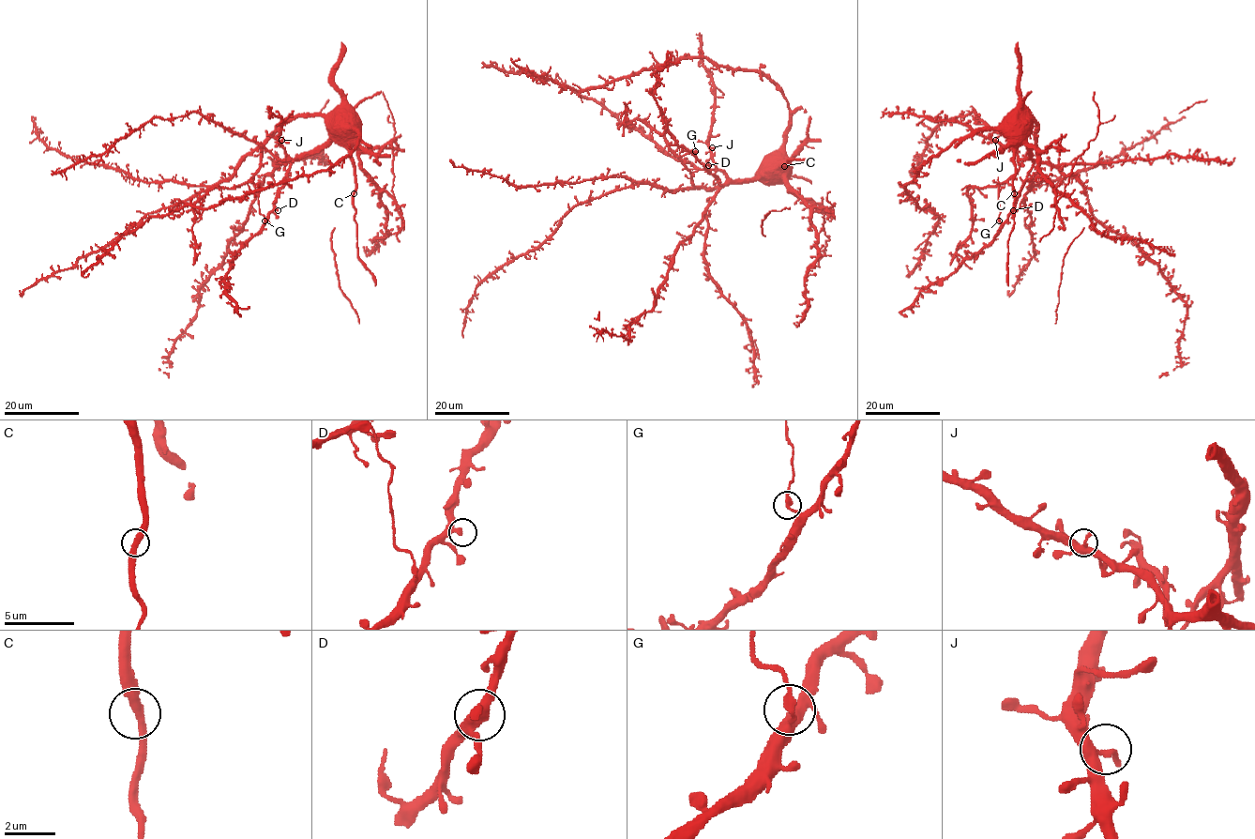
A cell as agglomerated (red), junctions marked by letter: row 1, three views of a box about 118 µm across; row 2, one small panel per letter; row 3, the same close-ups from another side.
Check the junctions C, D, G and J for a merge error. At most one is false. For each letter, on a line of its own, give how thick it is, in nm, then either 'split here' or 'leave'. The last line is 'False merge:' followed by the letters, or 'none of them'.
C: calibre 380 nm; leave
D: calibre 280 nm; leave
G: calibre 240 nm; split here
J: calibre 380 nm; leave
False merge: G

